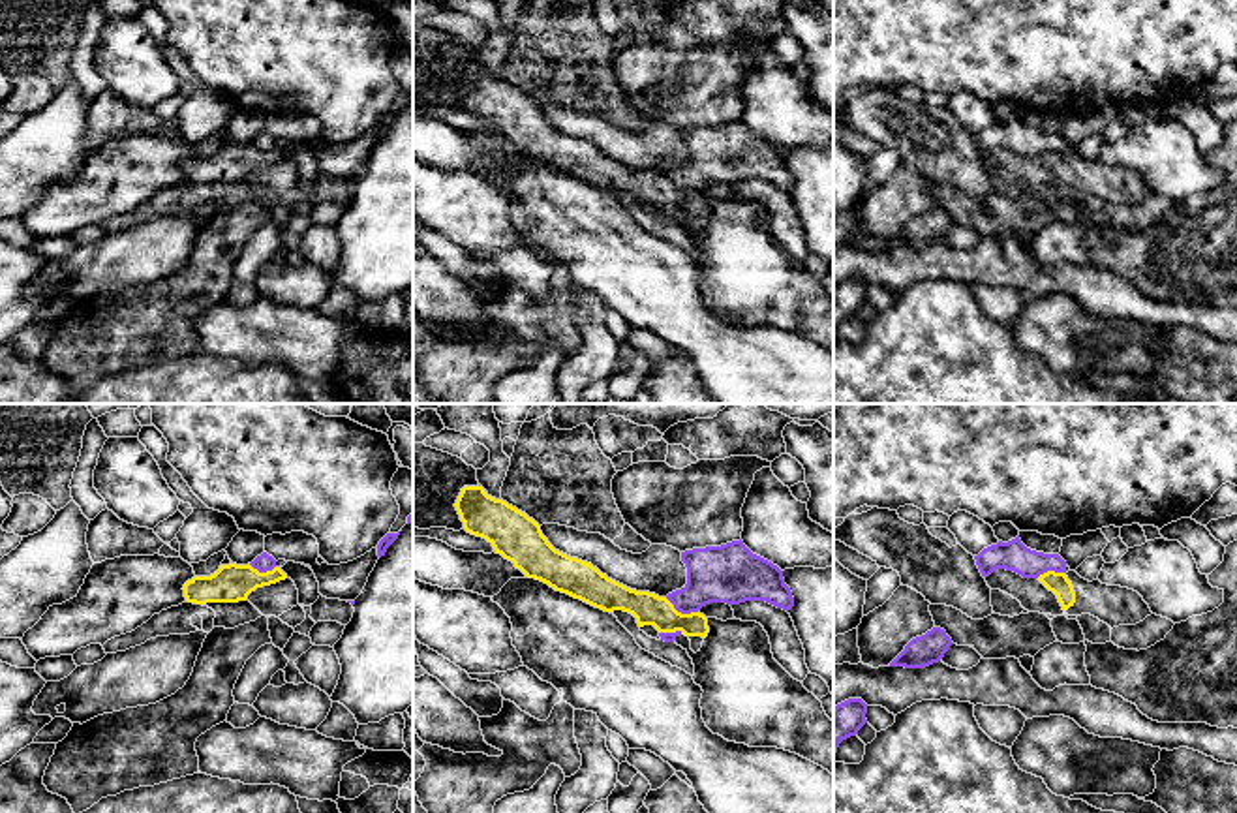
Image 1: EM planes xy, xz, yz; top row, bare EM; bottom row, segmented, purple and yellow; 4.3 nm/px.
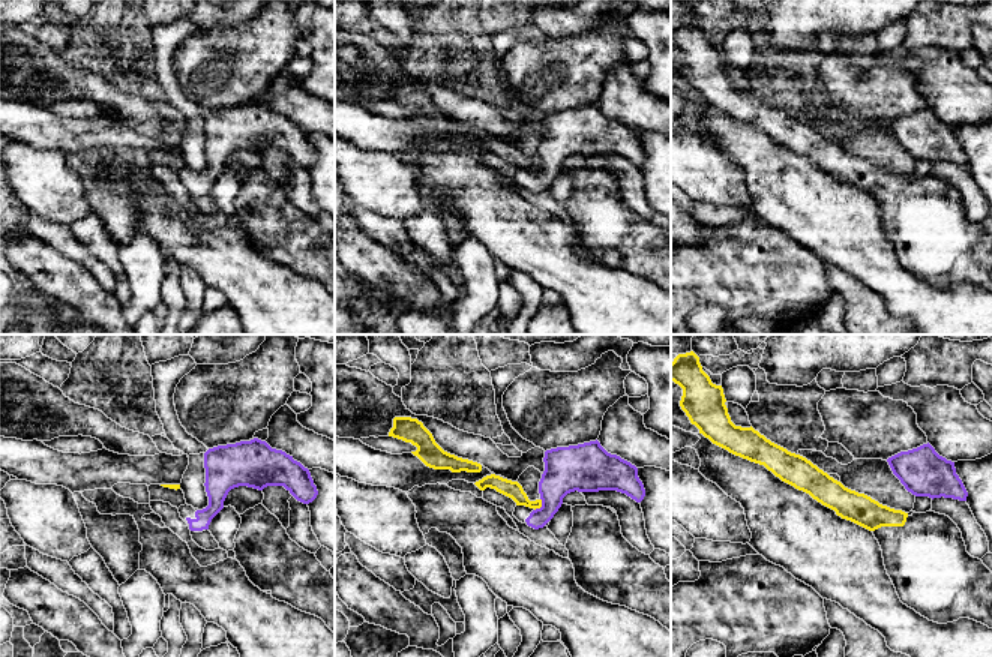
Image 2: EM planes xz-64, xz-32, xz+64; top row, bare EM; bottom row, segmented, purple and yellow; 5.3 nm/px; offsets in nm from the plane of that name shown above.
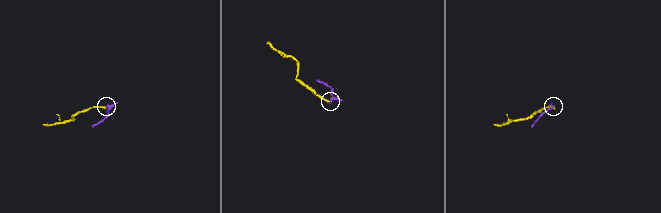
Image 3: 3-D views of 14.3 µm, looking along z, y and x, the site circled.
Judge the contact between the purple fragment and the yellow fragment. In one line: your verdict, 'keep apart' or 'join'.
keep apart

